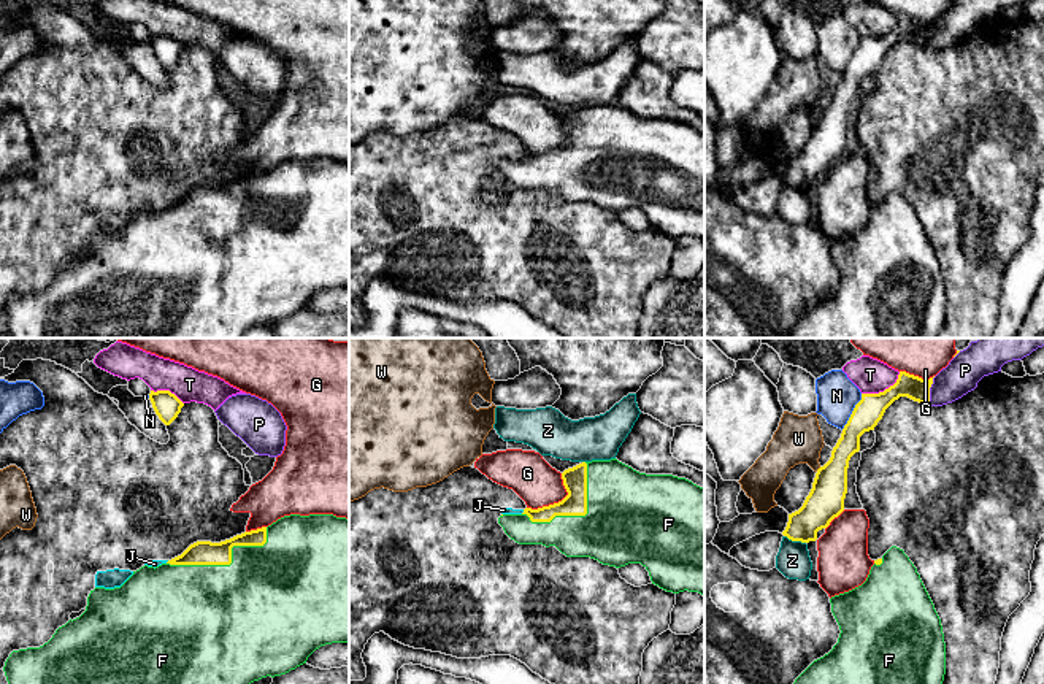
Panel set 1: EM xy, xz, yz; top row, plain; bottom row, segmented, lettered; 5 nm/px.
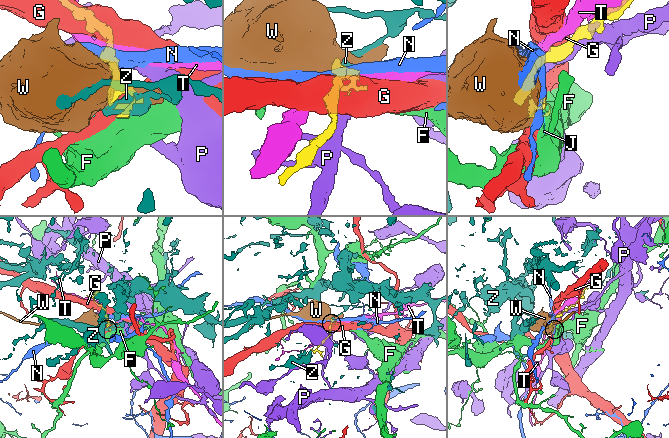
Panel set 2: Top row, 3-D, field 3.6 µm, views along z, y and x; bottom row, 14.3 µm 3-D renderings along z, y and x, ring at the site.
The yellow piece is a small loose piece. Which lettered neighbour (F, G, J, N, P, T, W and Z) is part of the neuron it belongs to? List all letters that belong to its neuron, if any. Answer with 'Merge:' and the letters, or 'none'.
Merge: F

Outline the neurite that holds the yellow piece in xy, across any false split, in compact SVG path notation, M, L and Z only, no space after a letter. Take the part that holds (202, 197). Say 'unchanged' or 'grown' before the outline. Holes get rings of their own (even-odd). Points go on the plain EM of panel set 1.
grown; M290 159L268 171L244 176L221 187L197 186L181 200L159 211L141 211L114 233L95 232L87 241L86 256L59 271L40 292L13 295L3 316L11 338L243 338L262 322L281 321L306 308L320 290L349 286L349 163L333 159Z

